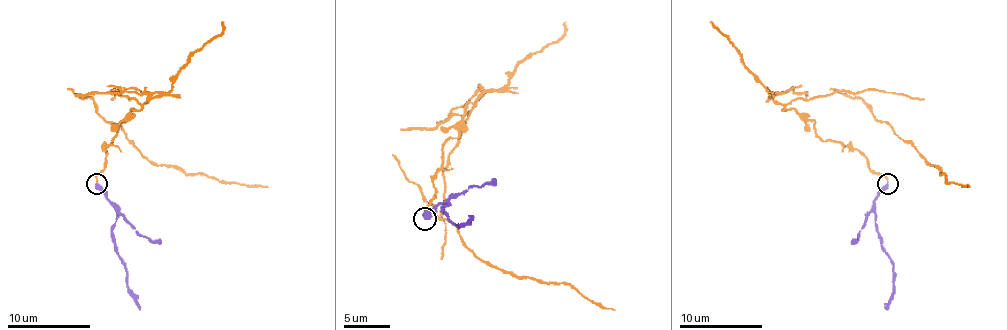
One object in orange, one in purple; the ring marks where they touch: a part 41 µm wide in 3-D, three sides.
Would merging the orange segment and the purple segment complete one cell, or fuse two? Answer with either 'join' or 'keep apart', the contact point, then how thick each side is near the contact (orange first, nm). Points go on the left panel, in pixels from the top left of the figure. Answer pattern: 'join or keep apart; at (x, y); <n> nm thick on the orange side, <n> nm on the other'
keep apart; at (96, 184); 150 nm thick on the orange side, 480 nm on the other

